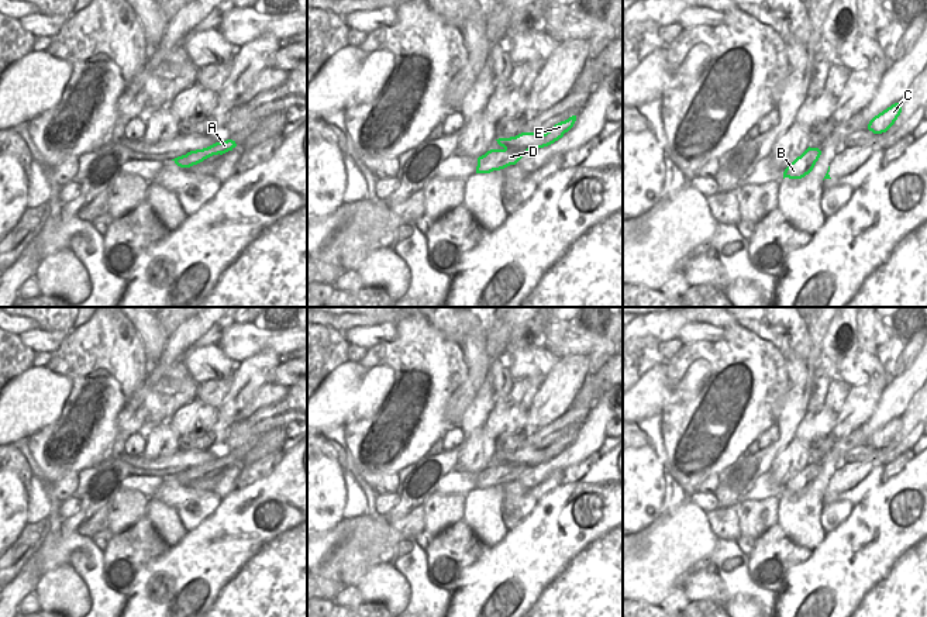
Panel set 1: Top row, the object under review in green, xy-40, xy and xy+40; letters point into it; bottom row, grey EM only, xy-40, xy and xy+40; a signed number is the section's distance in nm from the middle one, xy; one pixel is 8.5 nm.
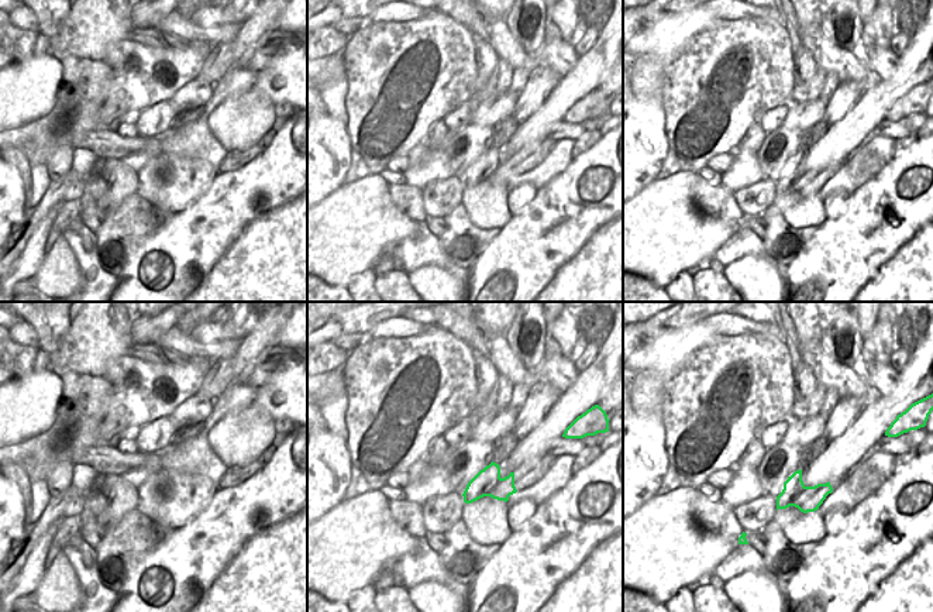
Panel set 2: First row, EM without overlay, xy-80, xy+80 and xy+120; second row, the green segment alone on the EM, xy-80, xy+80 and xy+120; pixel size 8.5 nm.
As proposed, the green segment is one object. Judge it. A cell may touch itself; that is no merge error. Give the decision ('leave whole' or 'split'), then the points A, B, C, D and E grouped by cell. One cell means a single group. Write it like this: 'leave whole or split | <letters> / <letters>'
leave whole | A B C D E

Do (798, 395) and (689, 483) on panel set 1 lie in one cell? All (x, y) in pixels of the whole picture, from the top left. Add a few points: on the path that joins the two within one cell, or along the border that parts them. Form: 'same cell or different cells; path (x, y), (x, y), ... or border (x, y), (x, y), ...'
different cells; border (782, 406), (775, 424)

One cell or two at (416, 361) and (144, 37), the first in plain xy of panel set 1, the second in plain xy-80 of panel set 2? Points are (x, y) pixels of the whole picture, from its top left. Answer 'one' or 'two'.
two

